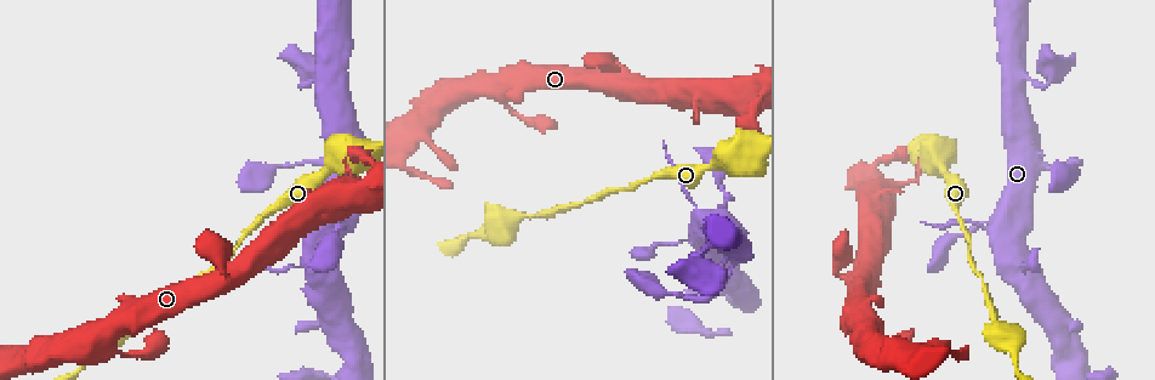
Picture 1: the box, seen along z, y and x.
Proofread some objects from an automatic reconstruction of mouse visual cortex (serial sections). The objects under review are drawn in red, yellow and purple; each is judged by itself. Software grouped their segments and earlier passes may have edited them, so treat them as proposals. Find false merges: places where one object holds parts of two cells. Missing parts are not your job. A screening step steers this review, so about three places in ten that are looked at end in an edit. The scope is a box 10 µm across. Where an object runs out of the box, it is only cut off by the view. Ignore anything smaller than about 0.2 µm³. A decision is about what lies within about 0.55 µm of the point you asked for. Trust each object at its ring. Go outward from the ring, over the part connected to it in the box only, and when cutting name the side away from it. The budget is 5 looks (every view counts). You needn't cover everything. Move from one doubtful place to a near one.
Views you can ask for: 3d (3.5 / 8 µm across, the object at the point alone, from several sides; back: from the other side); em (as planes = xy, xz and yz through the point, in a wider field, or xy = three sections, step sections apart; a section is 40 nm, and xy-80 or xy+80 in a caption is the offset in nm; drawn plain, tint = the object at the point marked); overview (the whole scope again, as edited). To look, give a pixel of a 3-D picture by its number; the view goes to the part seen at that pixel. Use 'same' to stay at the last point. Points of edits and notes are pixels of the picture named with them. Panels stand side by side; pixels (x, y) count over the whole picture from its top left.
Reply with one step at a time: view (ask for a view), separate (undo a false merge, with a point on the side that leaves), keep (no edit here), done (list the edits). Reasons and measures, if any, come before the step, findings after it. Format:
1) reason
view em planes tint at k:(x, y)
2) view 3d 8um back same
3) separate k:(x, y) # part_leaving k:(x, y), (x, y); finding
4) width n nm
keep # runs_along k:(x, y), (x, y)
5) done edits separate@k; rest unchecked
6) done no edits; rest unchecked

abrupt turn
view 3d 8um at 1:(1048, 85)

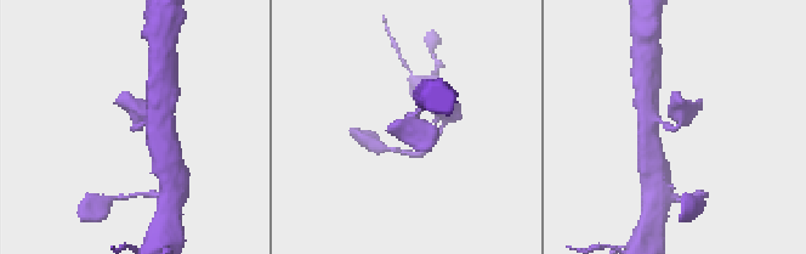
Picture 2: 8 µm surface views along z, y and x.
view em xy step 1 tint same

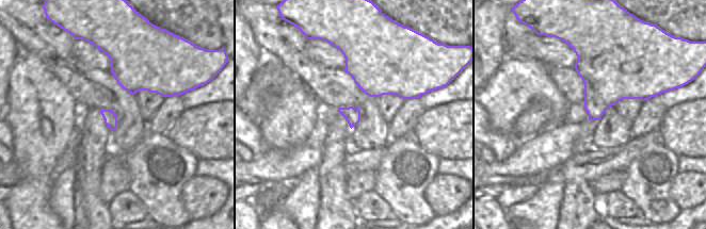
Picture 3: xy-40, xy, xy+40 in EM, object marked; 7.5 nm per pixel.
keep # runs_along 2:(425, 103), (396, 128); continuous, no second cell

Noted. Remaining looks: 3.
thin neck
view 3d 3.5um at 1:(726, 283)

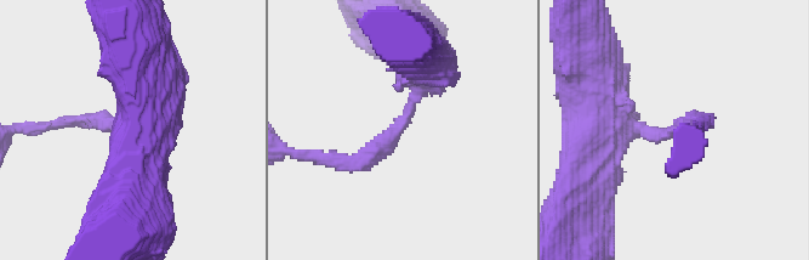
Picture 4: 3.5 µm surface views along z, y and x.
shape alone is not enough
view em planes plain at 4:(667, 135)

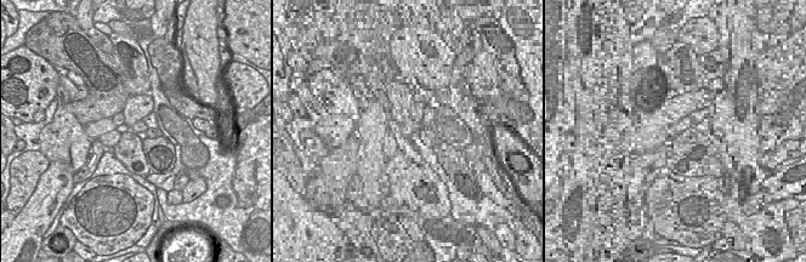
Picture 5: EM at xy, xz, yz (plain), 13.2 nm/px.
view em planes tint same

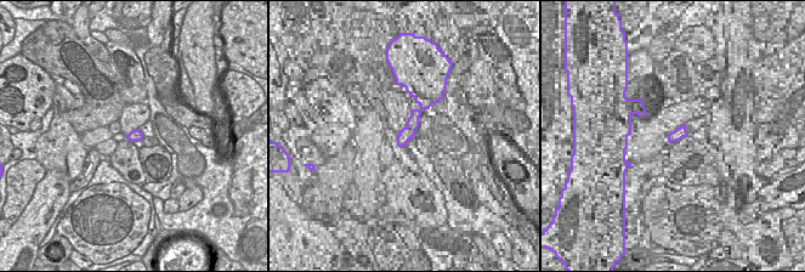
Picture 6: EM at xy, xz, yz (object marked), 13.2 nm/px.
width 160 nm
keep # runs_along 4:(414, 51), (403, 125), (336, 163); one cell here

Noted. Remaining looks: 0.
done no edits; rest unchecked

